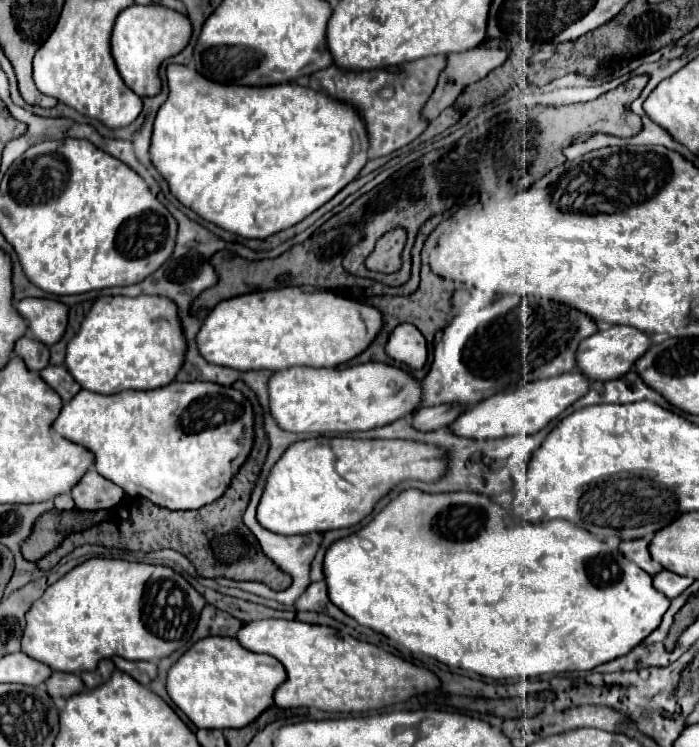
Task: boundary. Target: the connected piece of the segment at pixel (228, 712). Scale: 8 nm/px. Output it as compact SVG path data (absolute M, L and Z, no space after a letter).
M205 638L193 644L169 670L167 694L175 706L197 726L197 728L243 728L253 722L265 708L273 704L275 688L285 680L283 664L267 654L253 654L237 644L235 638Z

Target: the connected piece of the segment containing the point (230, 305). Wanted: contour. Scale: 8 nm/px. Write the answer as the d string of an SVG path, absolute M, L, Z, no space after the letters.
M287 286L279 290L243 294L243 296L219 302L203 320L195 336L195 342L197 342L199 354L209 364L235 368L239 372L249 372L249 370L277 372L277 370L287 370L293 366L331 368L361 354L371 344L371 340L377 336L381 324L383 324L381 312L373 306L347 300L323 288Z

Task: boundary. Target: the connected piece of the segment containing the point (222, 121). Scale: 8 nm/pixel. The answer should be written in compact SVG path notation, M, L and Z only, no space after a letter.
M179 64L167 66L167 84L169 96L153 124L151 164L183 206L237 236L267 238L301 222L355 180L367 162L369 142L359 114L313 88L297 84L269 88L223 86Z

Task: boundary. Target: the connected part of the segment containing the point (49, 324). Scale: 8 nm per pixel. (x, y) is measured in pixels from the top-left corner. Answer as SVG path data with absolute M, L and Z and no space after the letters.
M23 298L15 304L17 312L27 320L35 340L51 346L59 342L67 326L67 306L49 298Z

